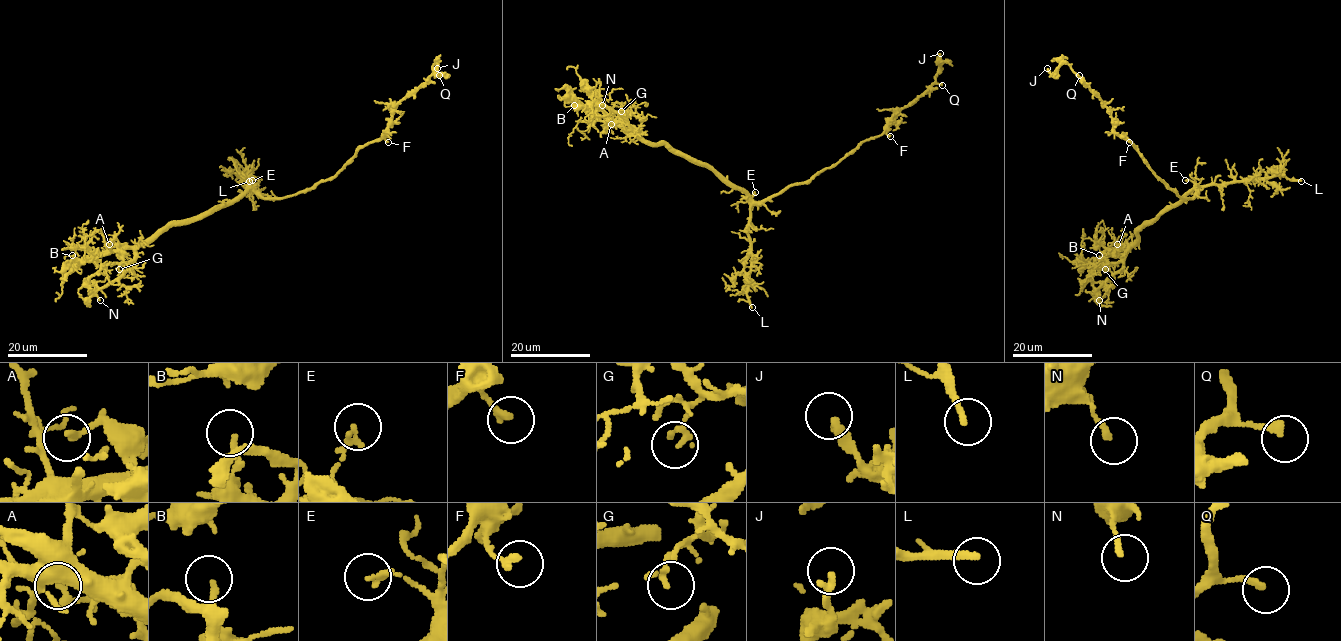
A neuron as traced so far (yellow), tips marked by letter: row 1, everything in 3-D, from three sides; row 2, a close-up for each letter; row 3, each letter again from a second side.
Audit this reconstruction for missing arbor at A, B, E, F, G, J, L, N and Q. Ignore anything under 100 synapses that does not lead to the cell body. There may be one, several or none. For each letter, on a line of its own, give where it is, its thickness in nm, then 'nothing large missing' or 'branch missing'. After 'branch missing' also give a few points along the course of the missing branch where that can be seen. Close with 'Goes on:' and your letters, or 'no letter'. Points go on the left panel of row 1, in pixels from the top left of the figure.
A: (109, 244) | 200 nm | nothing large missing
B: (72, 255) | 190 nm | nothing large missing
E: (252, 180) | 190 nm | nothing large missing
F: (388, 142) | 240 nm | nothing large missing
G: (119, 269) | 120 nm | nothing large missing
J: (437, 68) | 280 nm | nothing large missing
L: (249, 181) | 240 nm | branch missing | (249, 181), (261, 174), (258, 170), (262, 154), (256, 147), (253, 134), (213, 144), (200, 157), (197, 156)
N: (100, 300) | 180 nm | nothing large missing
Q: (439, 75) | 200 nm | nothing large missing
Goes on: L

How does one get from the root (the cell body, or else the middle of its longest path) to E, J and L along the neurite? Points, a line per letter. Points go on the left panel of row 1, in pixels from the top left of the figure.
E: (270, 198), (256, 193), (249, 183), (252, 180)
J: (270, 198), (331, 179), (382, 137), (392, 110), (431, 76), (435, 63), (436, 74), (437, 68)
L: (270, 198), (255, 194), (245, 183), (249, 179), (245, 175), (249, 181)

